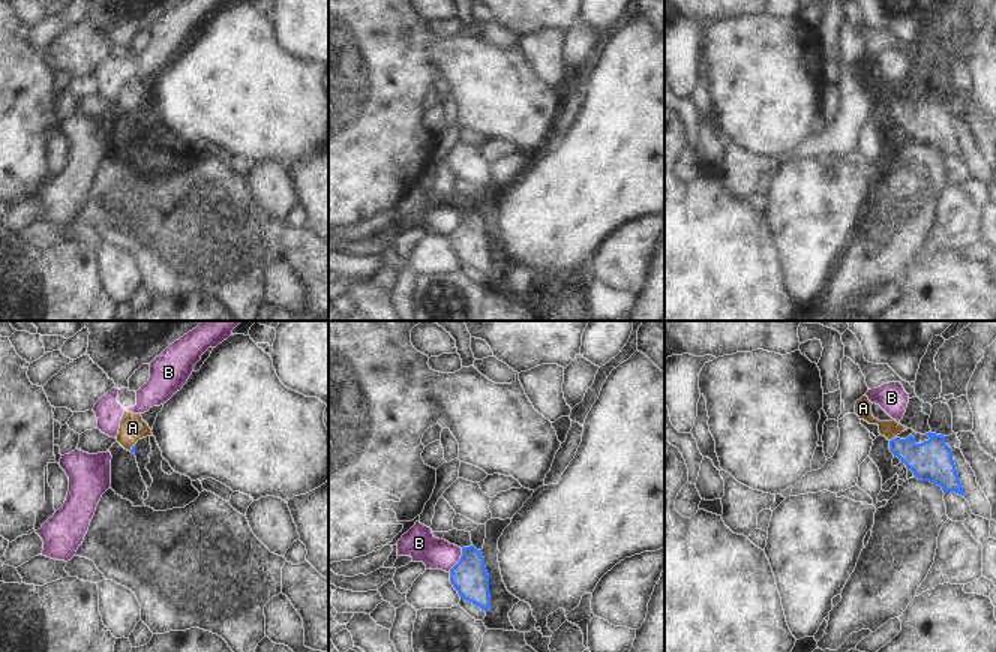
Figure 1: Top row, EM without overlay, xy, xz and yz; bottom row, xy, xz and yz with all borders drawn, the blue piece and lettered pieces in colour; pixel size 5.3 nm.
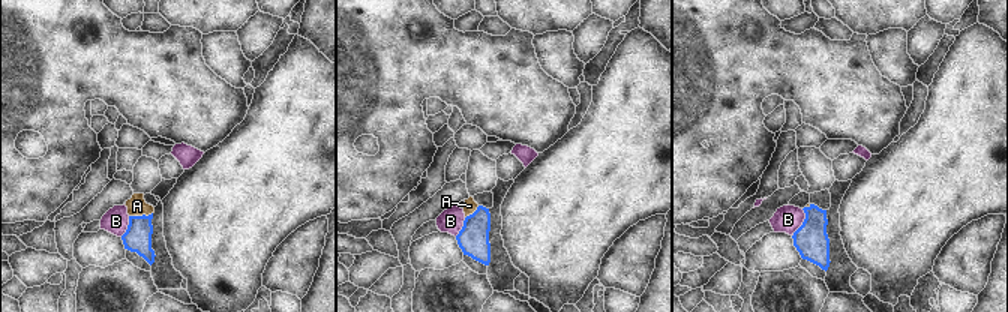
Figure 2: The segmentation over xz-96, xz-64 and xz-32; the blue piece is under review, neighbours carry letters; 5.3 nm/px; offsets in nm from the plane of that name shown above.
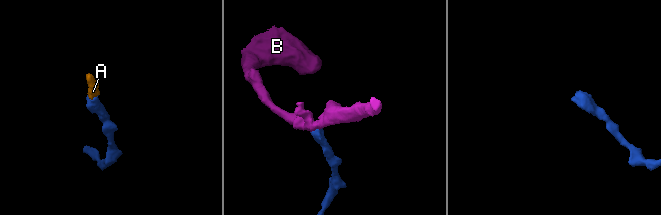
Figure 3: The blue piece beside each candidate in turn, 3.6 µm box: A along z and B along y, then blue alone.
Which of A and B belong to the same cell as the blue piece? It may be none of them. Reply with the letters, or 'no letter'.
A

